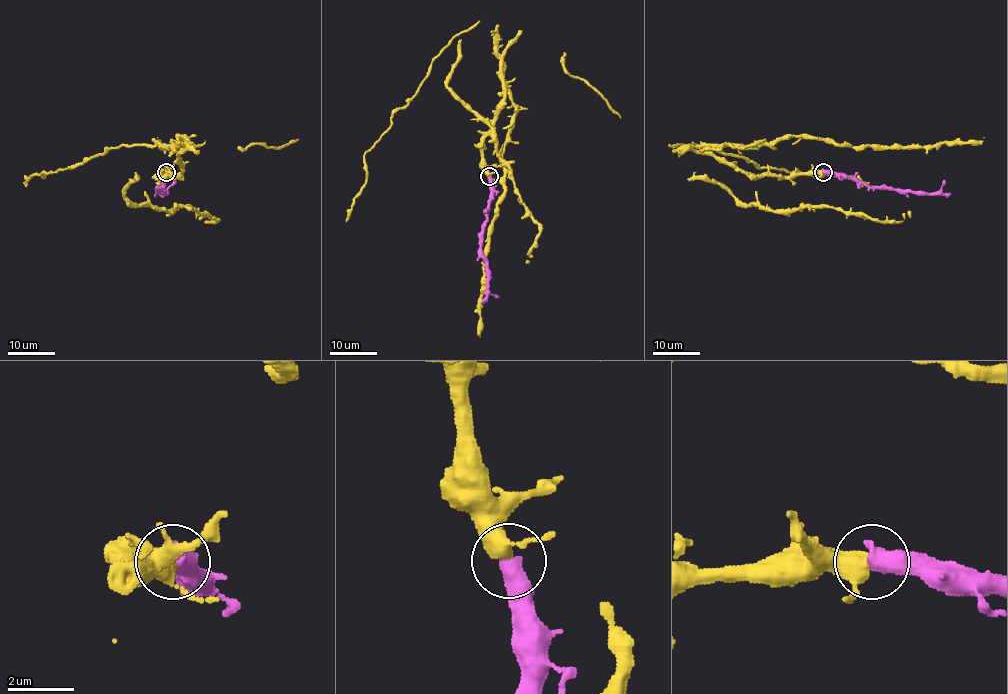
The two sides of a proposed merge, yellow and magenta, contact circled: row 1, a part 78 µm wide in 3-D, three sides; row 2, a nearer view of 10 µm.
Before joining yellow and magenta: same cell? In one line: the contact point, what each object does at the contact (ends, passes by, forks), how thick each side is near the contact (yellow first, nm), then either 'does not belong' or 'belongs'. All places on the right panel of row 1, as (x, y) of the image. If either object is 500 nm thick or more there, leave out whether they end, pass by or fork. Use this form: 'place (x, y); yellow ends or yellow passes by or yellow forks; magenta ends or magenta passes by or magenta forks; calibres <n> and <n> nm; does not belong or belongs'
place (823, 172); calibres 440 and 600 nm; belongs

